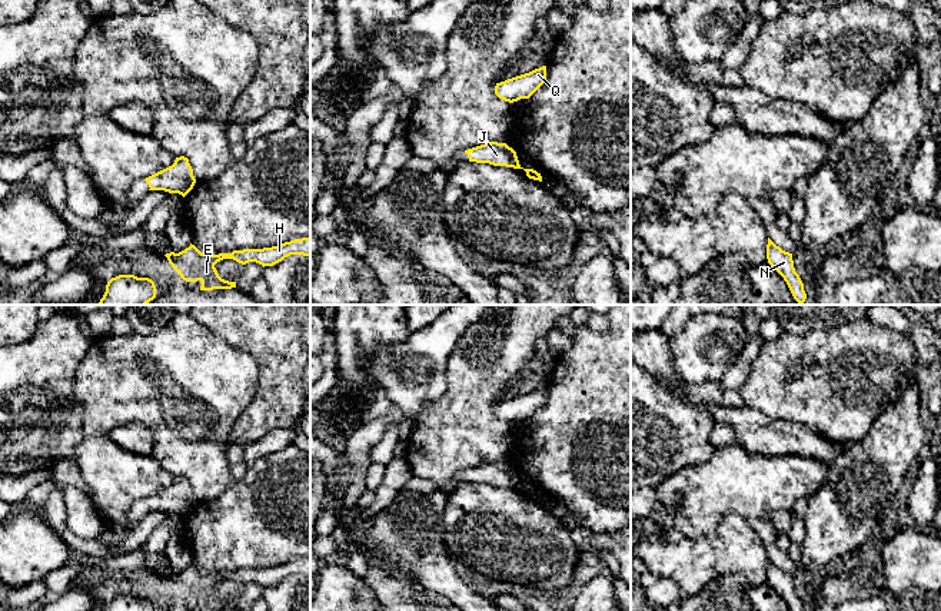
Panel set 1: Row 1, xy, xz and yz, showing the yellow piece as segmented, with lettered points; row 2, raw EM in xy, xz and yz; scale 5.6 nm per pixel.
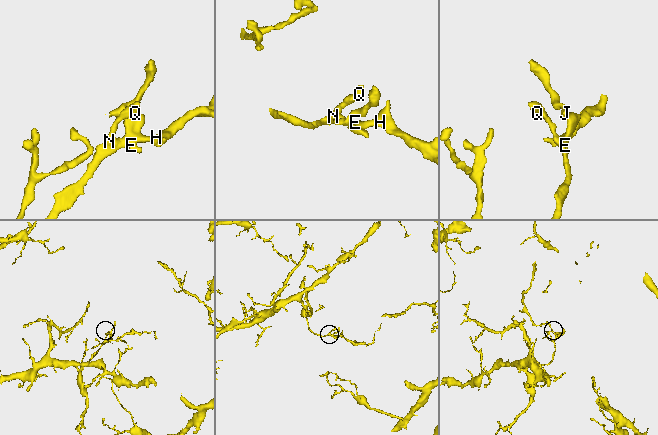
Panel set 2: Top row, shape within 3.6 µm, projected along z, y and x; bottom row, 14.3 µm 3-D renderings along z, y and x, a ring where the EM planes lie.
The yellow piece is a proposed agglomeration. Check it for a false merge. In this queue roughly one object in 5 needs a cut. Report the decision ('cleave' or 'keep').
keep

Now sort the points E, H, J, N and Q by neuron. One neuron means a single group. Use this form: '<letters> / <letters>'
E H J N Q

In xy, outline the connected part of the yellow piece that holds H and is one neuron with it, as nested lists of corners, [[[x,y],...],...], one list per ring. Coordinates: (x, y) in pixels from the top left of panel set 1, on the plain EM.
[[[302,558],[272,568],[243,570],[219,575],[202,574],[190,564],[184,571],[179,574],[170,572],[164,577],[183,601],[200,601],[200,611],[213,611],[236,608],[236,602],[222,600],[215,588],[223,580],[233,580],[242,585],[256,582],[265,588],[273,587],[290,575],[310,577],[310,559]]]

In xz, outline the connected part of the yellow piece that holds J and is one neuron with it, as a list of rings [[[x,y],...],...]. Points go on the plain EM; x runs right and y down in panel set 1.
[[[489,462],[465,471],[469,482],[489,484],[493,487],[506,487],[513,489],[523,489],[519,485],[516,472],[506,464]]]

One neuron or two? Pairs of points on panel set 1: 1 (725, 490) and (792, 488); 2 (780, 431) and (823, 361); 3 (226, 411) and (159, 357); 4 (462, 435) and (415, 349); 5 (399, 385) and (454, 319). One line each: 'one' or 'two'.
1: one
2: two
3: one
4: two
5: one

